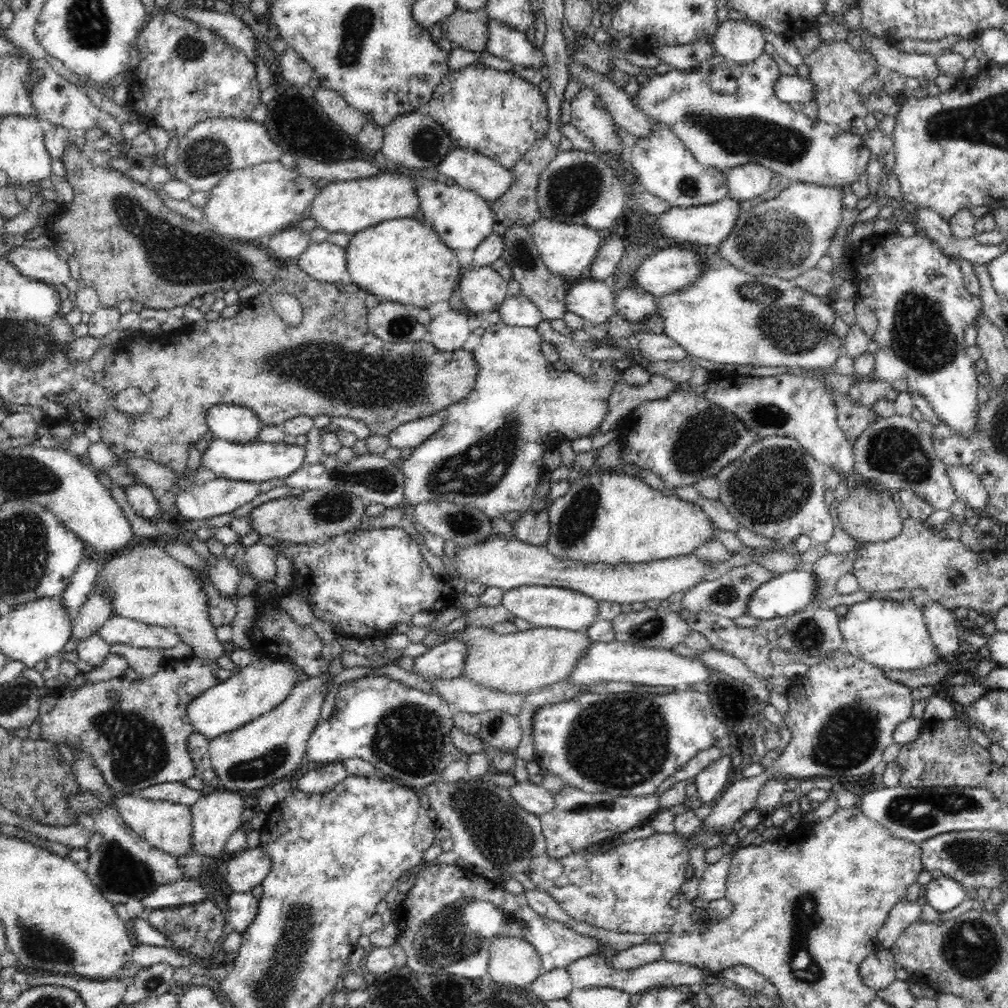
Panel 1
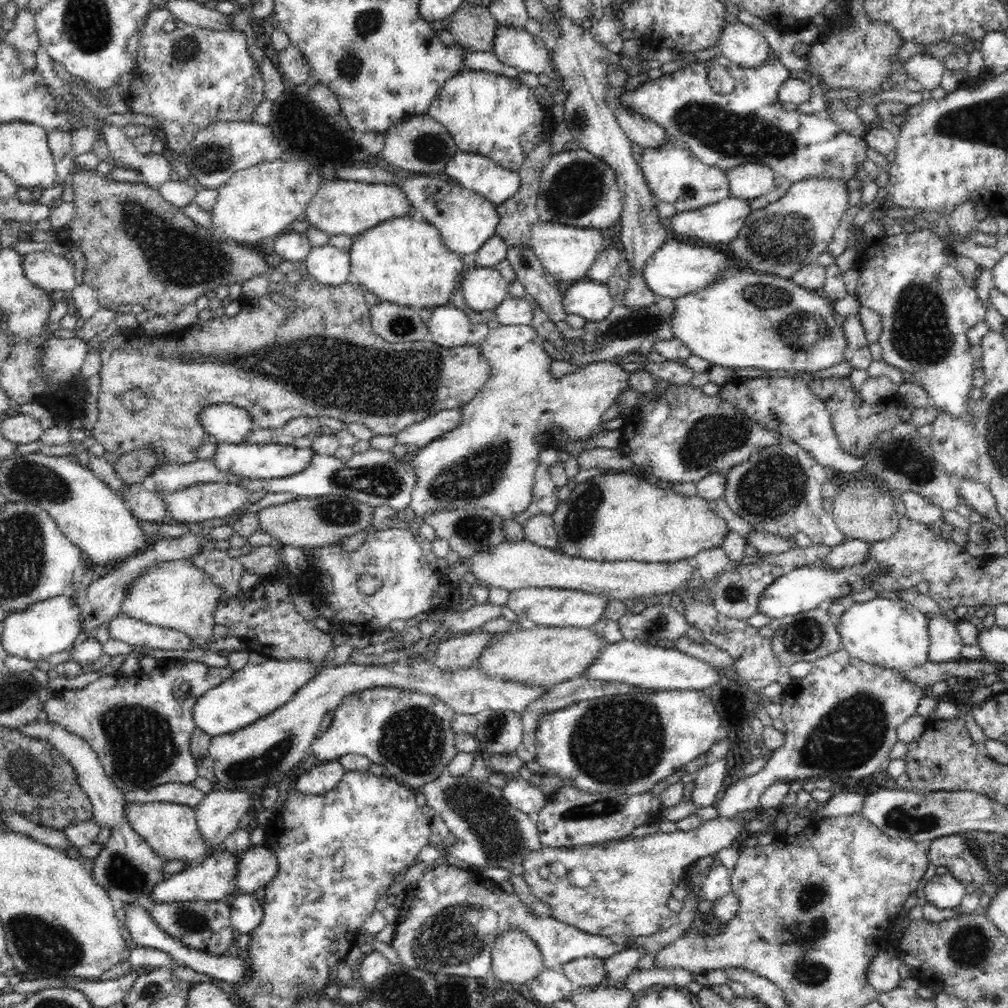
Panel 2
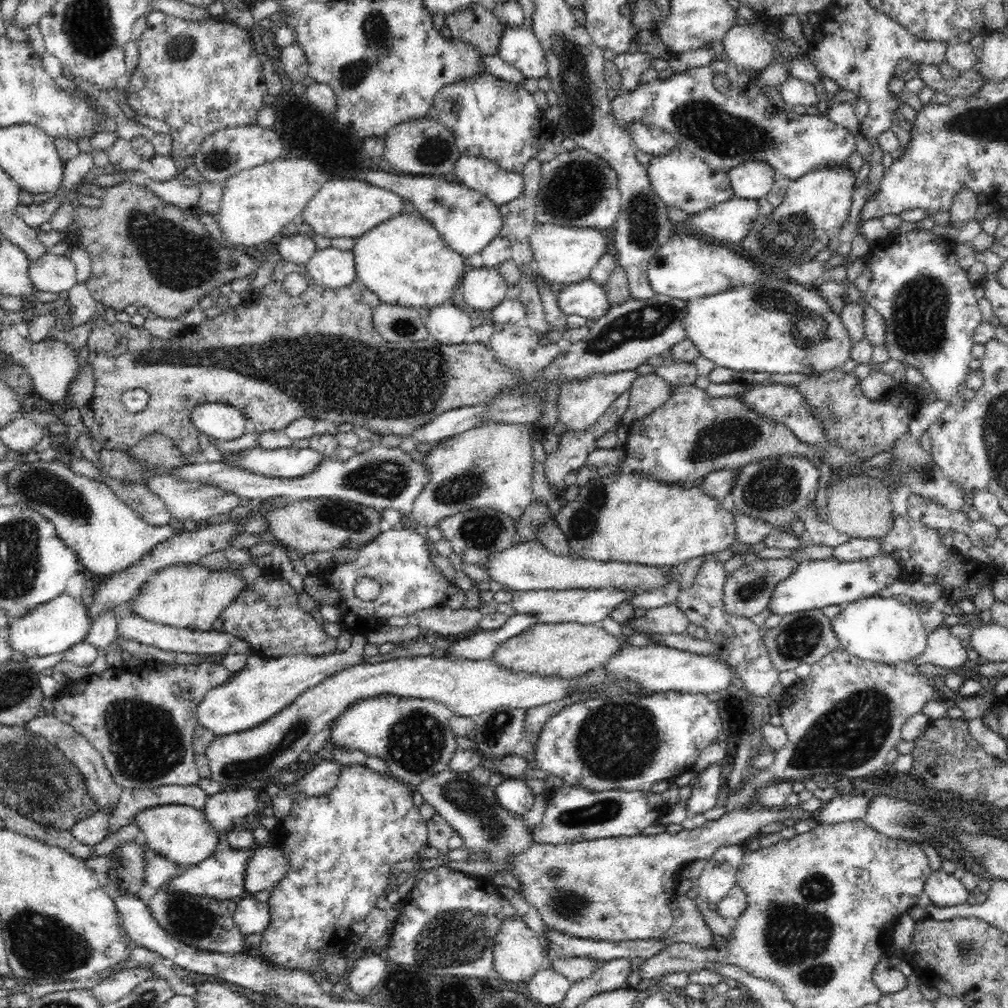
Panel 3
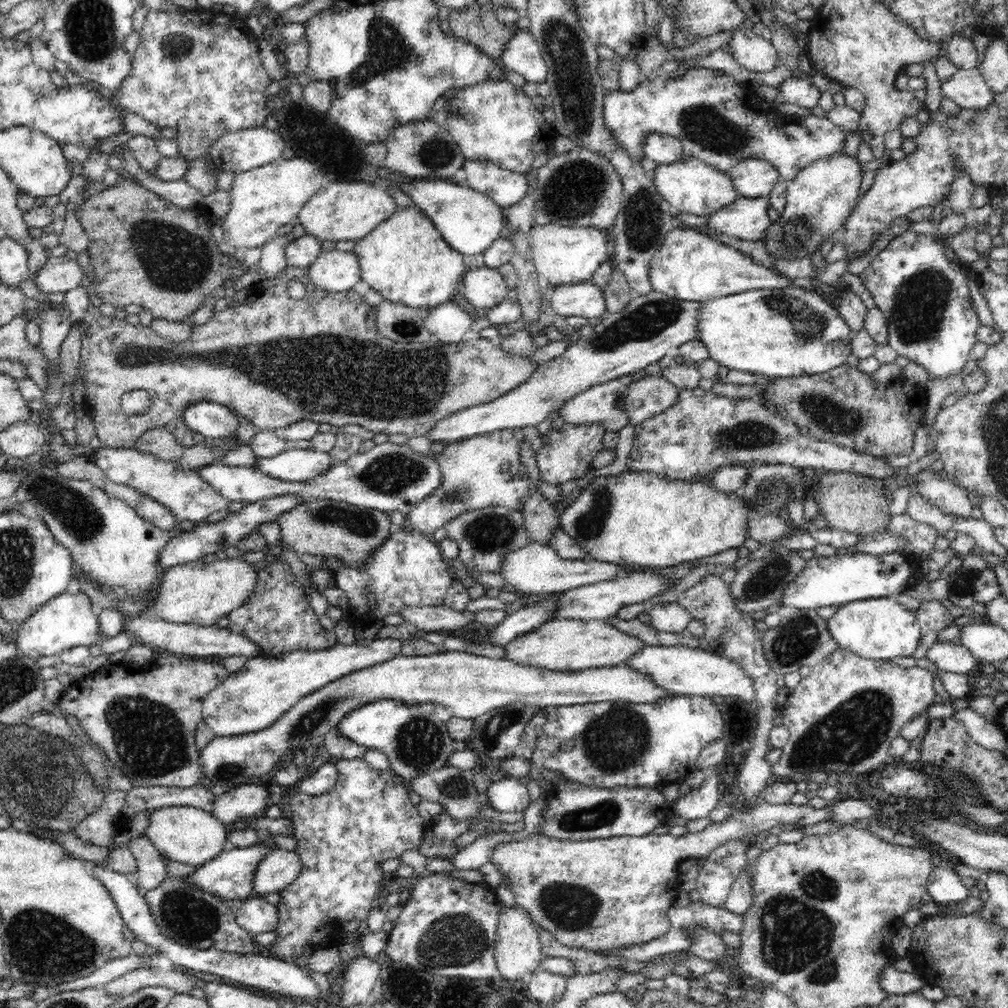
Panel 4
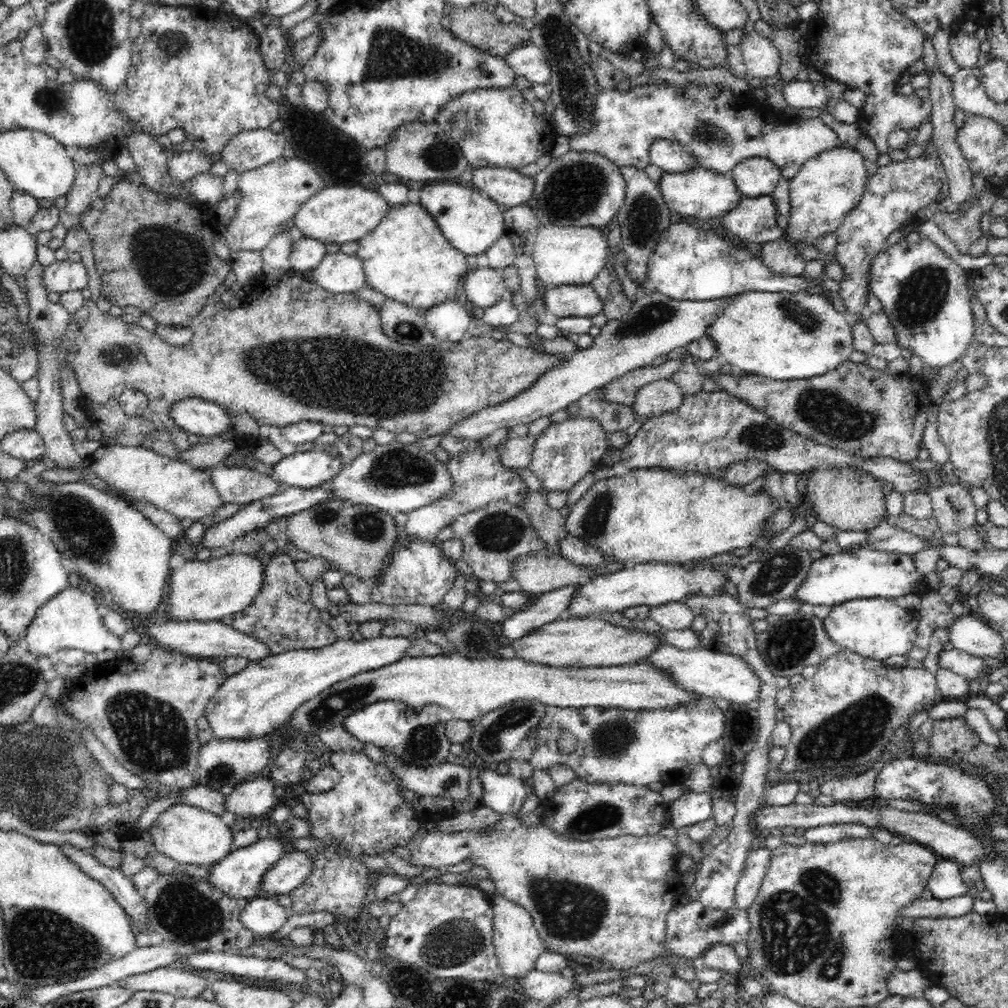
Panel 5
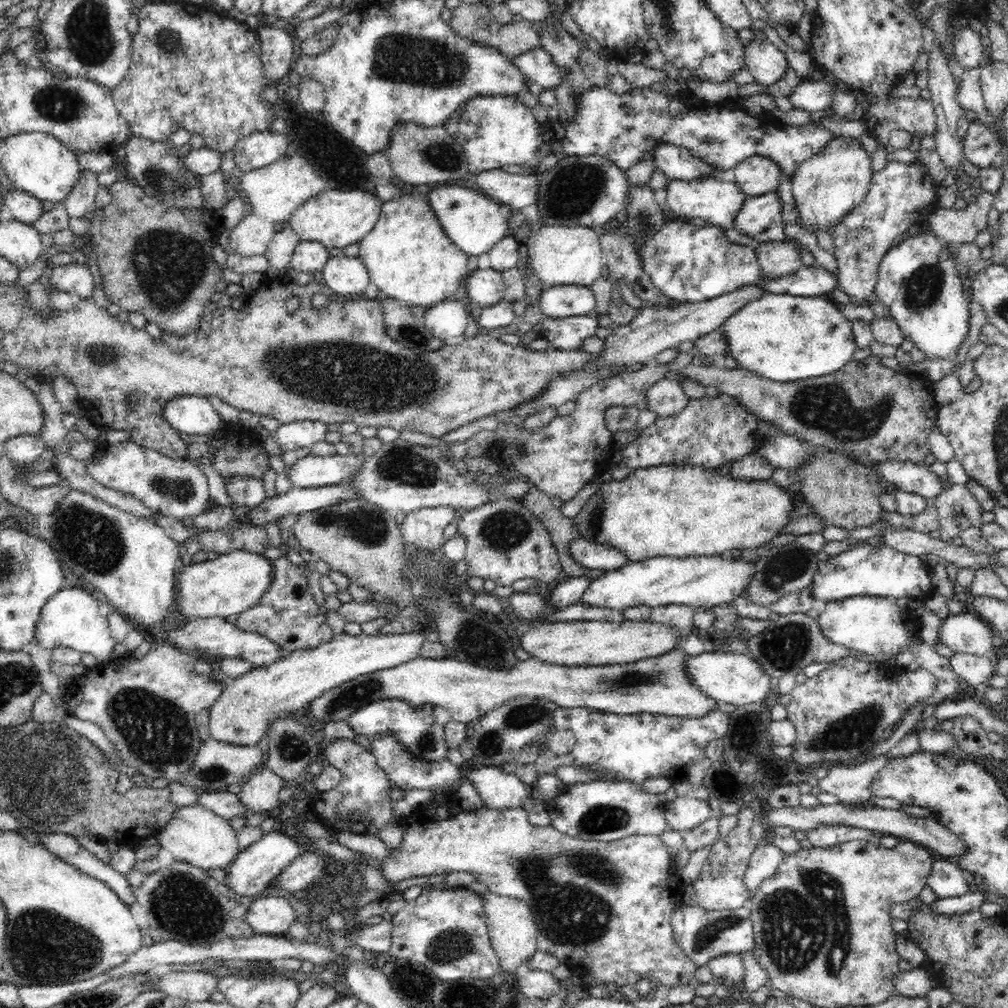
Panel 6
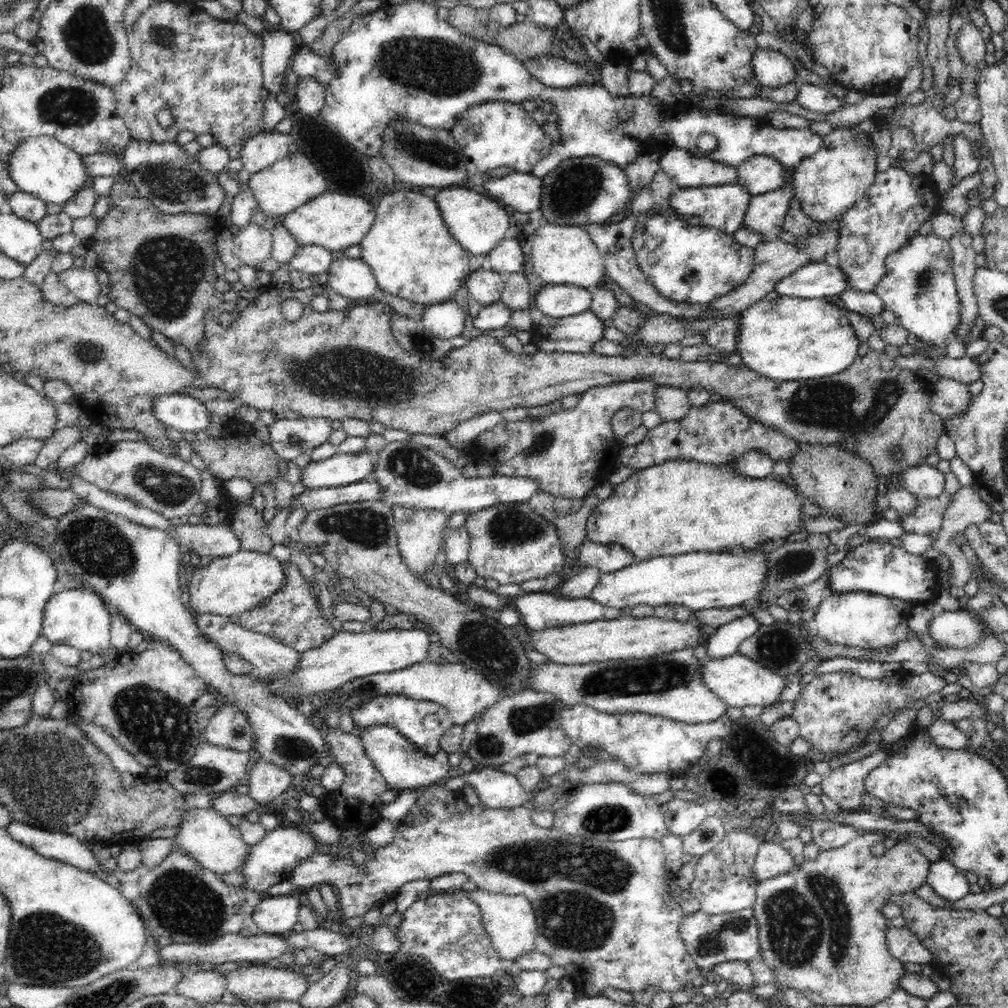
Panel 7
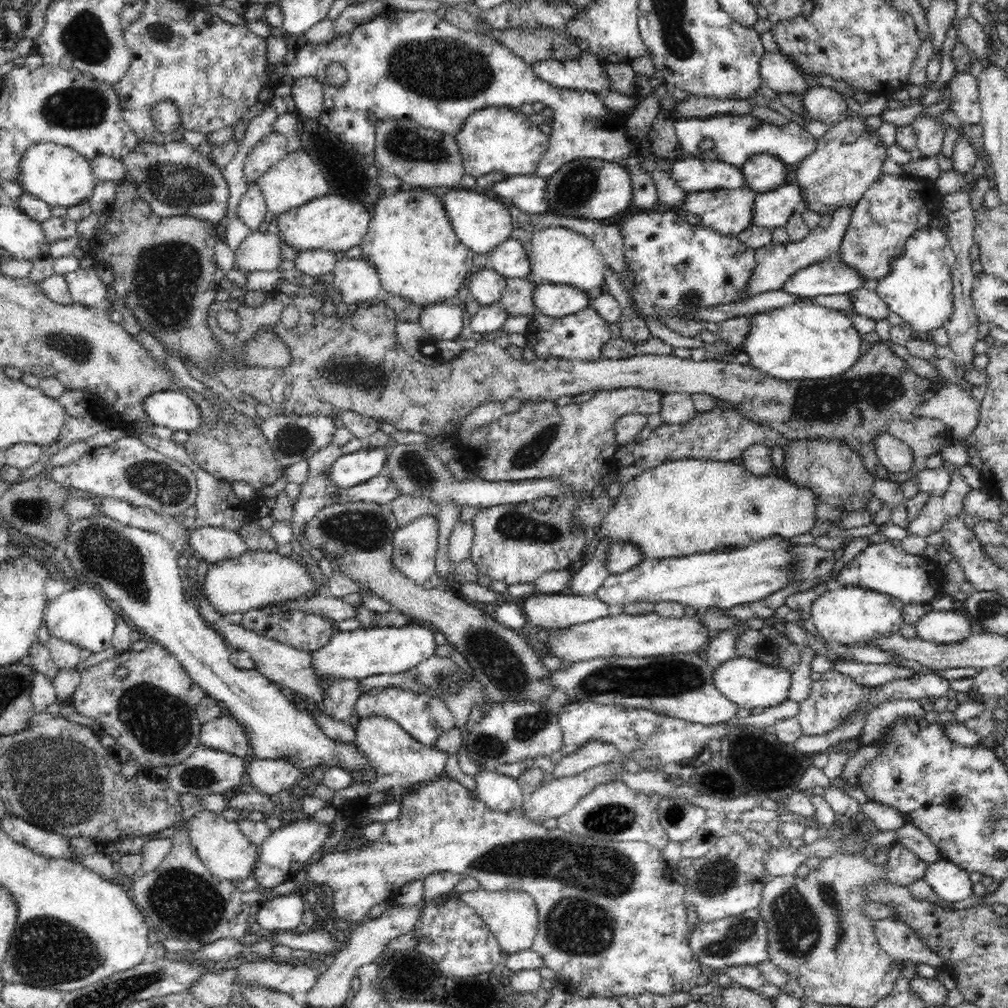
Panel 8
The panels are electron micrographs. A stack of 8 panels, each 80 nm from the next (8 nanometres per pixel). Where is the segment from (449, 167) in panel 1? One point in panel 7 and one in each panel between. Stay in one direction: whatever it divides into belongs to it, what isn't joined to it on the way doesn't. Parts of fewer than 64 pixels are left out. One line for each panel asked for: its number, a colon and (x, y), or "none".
2: (474, 172)
3: (501, 186)
4: (504, 187)
5: (507, 187)
6: (513, 191)
7: (523, 192)

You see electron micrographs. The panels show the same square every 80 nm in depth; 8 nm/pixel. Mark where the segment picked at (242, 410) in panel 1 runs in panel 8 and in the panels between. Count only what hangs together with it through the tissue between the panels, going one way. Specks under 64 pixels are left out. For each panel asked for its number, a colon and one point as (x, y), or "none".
2: (226, 423)
3: (219, 421)
4: (212, 420)
5: (197, 416)
6: (191, 414)
7: (180, 411)
8: (172, 408)

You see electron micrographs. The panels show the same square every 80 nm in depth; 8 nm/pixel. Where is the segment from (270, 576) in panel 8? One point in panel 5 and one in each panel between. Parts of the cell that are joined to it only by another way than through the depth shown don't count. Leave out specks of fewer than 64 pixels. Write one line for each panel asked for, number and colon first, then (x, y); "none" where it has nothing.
5: (201, 591)
6: (233, 583)
7: (233, 585)

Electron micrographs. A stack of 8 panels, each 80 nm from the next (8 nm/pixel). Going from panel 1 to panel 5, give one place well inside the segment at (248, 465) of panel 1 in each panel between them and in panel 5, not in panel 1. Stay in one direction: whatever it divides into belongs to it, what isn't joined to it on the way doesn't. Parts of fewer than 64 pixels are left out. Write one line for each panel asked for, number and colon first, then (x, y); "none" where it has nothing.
2: (262, 462)
3: (292, 462)
4: (299, 465)
5: (309, 469)

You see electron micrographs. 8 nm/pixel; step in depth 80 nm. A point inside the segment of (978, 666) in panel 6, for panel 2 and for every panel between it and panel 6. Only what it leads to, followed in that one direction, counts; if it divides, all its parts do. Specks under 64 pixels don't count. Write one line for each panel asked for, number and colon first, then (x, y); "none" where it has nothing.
2: (945, 642)
3: (943, 649)
4: (949, 657)
5: (970, 667)

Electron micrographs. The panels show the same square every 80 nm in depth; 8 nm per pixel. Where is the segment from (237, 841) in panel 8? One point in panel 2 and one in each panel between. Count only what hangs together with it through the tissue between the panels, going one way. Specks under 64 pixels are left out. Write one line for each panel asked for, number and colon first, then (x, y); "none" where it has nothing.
2: (171, 829)
3: (181, 834)
4: (184, 834)
5: (184, 833)
6: (195, 835)
7: (218, 846)

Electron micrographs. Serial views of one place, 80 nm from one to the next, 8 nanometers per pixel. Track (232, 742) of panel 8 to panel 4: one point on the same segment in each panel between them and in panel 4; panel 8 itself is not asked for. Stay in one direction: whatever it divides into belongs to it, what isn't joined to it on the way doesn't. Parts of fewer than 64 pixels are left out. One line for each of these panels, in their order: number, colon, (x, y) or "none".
4: (251, 700)
5: (254, 702)
6: (240, 716)
7: (229, 729)

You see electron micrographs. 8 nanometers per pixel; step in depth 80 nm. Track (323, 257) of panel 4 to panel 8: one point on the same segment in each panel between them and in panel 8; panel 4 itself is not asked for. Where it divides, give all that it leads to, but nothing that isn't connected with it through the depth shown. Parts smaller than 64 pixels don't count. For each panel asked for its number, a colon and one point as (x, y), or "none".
5: (338, 273)
6: (342, 274)
7: (351, 277)
8: (357, 281)

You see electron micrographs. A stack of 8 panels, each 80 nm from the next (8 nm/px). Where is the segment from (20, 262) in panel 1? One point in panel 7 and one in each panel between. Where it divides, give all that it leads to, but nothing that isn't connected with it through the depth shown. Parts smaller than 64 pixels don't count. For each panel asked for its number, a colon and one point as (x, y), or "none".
2: (49, 271)
3: (50, 273)
4: (58, 274)
5: (61, 276)
6: (75, 278)
7: (82, 282)

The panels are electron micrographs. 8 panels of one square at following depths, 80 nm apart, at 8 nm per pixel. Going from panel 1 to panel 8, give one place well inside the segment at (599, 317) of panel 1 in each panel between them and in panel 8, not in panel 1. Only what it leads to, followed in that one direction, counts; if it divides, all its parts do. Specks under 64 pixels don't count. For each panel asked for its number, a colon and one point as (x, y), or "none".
2: (592, 300)
3: (586, 298)
4: (585, 299)
5: (581, 300)
6: (562, 301)
7: (557, 301)
8: (553, 300)

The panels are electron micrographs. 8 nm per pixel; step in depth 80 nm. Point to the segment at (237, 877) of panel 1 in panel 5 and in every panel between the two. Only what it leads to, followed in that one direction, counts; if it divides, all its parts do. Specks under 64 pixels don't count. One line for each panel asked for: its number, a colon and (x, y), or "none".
2: (257, 866)
3: (268, 866)
4: (281, 867)
5: (294, 868)

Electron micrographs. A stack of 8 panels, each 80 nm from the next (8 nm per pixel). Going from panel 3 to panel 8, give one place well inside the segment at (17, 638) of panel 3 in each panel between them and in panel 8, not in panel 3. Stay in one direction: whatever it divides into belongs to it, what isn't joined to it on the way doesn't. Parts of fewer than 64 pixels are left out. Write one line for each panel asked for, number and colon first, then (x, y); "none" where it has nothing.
4: (66, 621)
5: (70, 620)
6: (71, 619)
7: (79, 618)
8: (82, 616)

